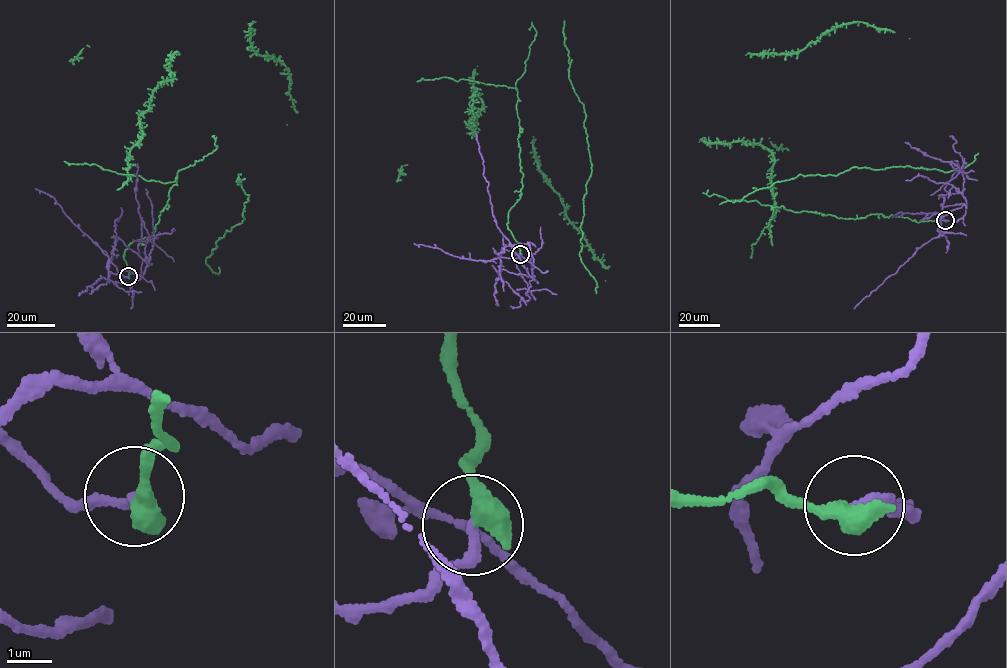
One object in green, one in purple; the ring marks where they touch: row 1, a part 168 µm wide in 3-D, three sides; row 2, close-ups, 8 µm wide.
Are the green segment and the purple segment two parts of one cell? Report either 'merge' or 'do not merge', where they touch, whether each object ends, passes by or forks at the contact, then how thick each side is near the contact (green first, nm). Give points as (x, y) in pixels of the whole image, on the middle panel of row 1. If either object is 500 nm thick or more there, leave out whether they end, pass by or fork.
do not merge; at (520, 254); 600 nm thick on the green side, 240 nm on the other

